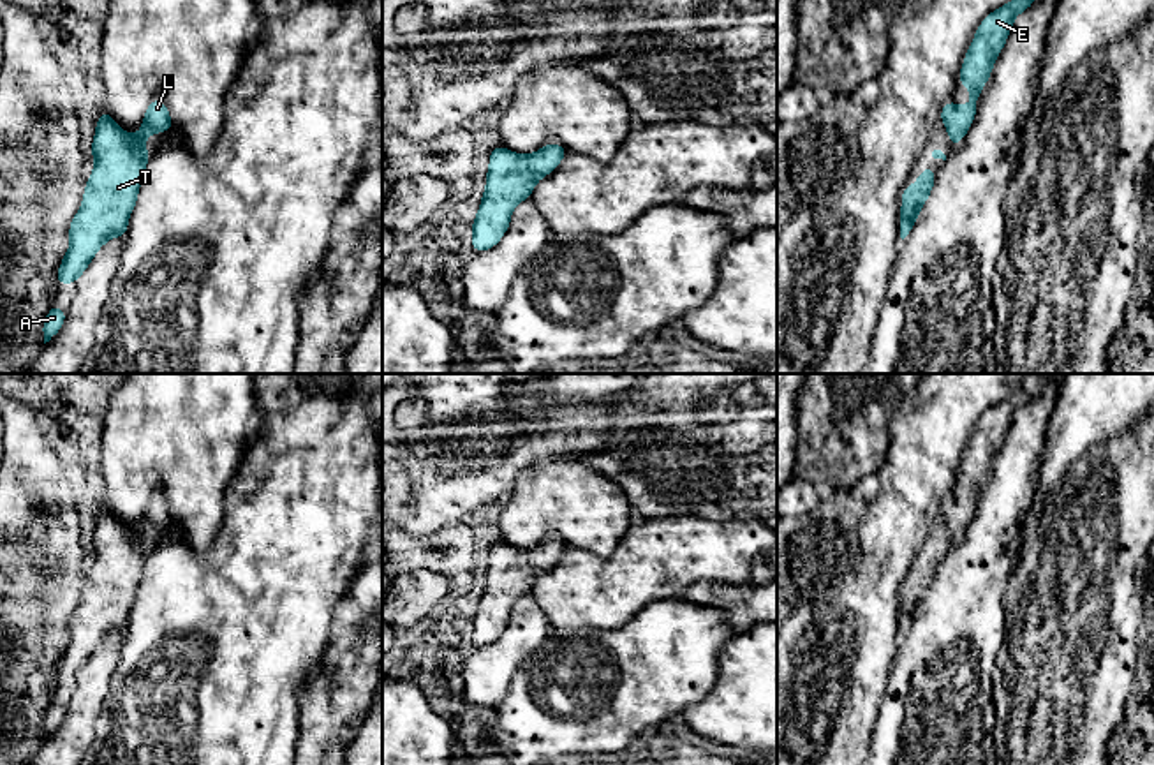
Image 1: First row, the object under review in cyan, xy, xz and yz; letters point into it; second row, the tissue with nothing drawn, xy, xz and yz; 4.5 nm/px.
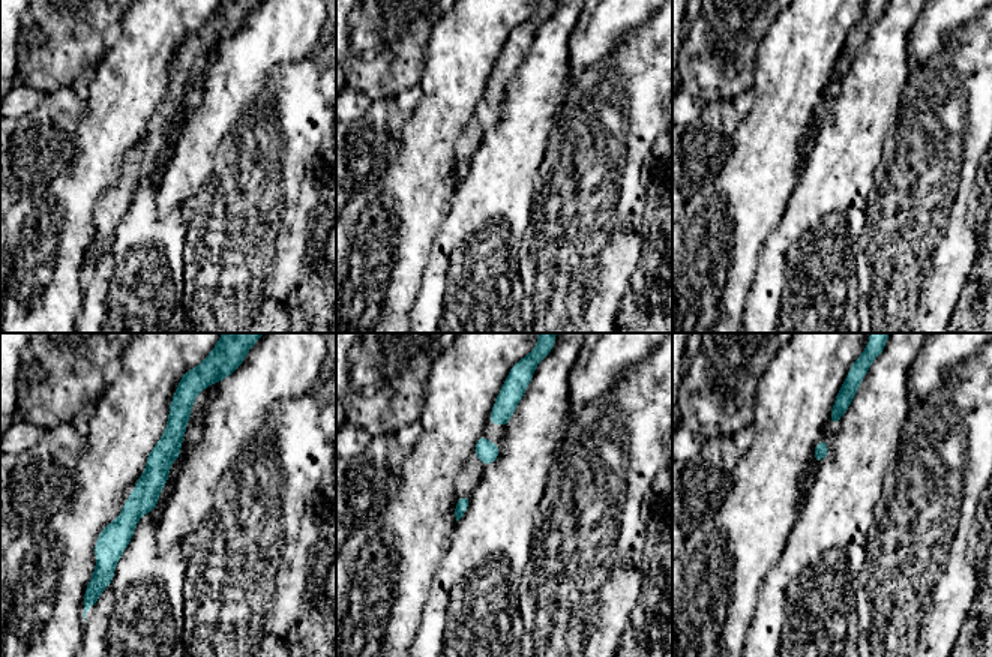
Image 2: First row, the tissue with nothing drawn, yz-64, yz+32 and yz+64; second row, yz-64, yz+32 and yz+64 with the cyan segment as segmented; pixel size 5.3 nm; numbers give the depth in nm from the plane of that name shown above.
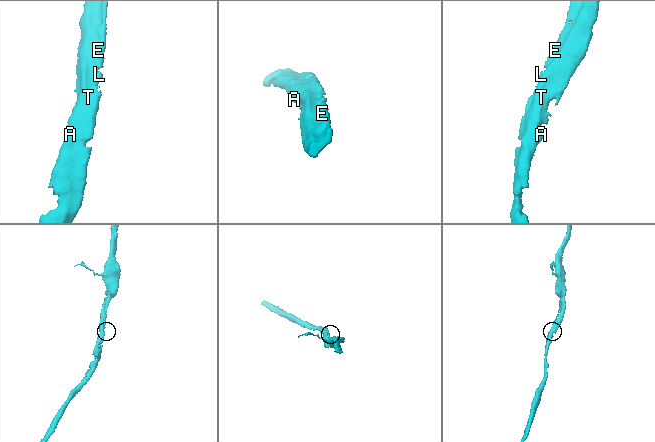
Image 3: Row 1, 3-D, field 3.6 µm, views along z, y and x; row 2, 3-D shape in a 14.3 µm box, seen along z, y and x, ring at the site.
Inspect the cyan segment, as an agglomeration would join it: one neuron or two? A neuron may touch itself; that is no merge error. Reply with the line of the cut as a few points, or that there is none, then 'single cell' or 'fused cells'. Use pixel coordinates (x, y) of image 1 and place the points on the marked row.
no cut; single cell

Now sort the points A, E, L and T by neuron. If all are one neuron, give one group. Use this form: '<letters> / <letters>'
A E L T

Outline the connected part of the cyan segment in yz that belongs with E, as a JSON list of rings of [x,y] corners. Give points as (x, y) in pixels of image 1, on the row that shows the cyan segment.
[[[1011,0],[990,12],[974,33],[973,46],[967,49],[958,74],[960,85],[971,90],[971,104],[958,108],[953,100],[948,100],[941,111],[941,122],[946,125],[951,148],[964,139],[974,120],[980,92],[990,78],[992,65],[1010,35],[1015,16],[1029,9],[1032,2]]]

